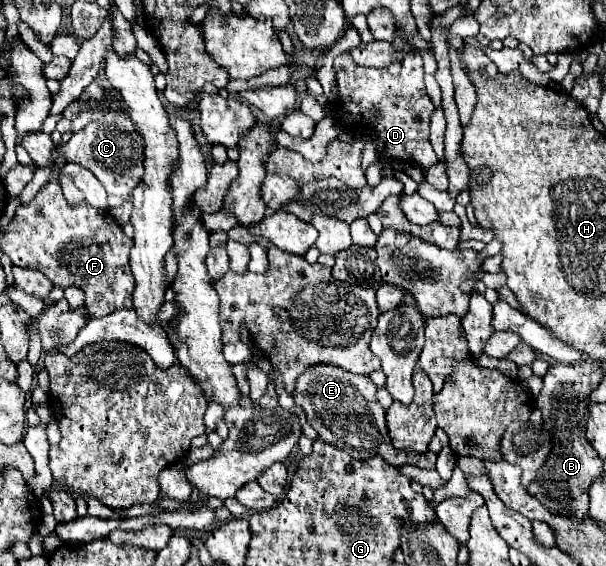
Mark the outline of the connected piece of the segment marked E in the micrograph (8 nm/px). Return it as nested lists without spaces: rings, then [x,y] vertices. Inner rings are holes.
[[[330,364],[312,366],[310,370],[306,370],[306,374],[300,374],[298,378],[298,384],[294,388],[294,404],[304,410],[308,424],[318,432],[324,442],[344,450],[356,460],[380,456],[392,466],[412,464],[418,468],[434,468],[436,464],[438,456],[430,450],[424,454],[414,454],[396,450],[392,446],[384,422],[384,410],[376,400],[376,386],[368,376],[350,374]]]

